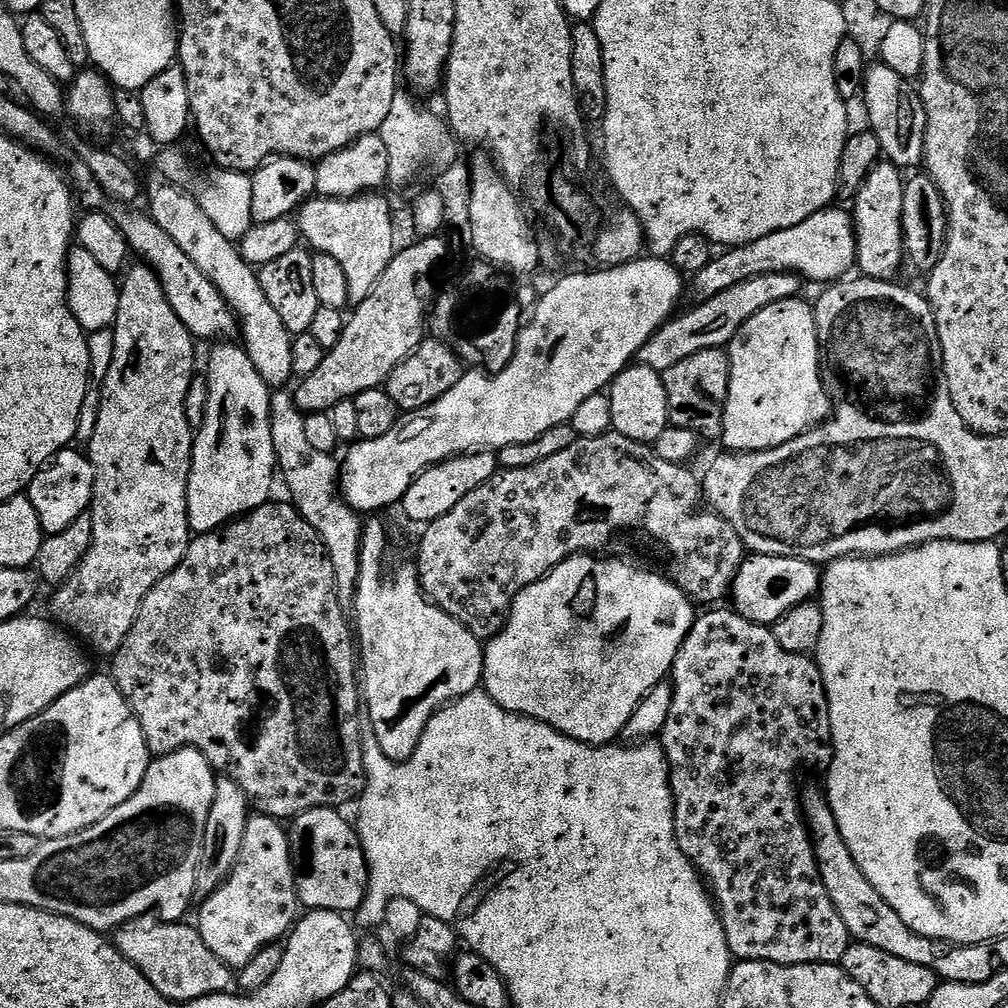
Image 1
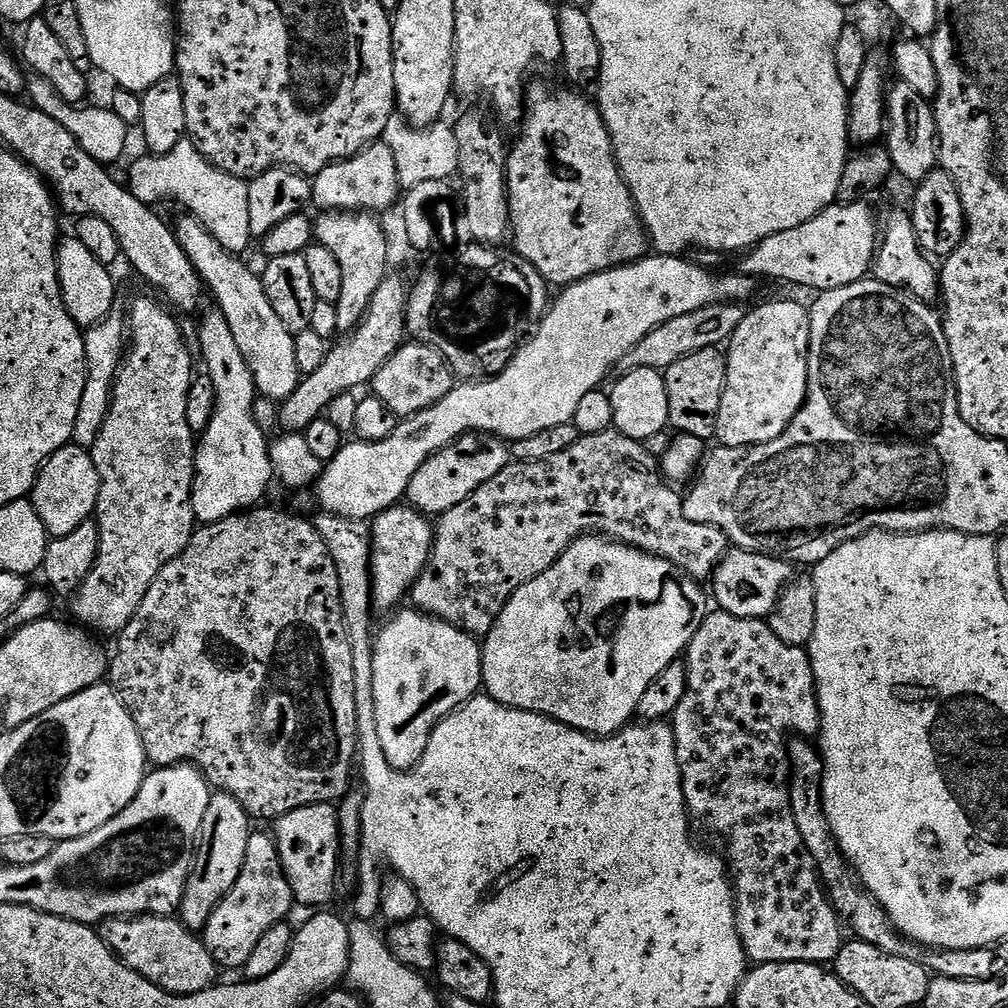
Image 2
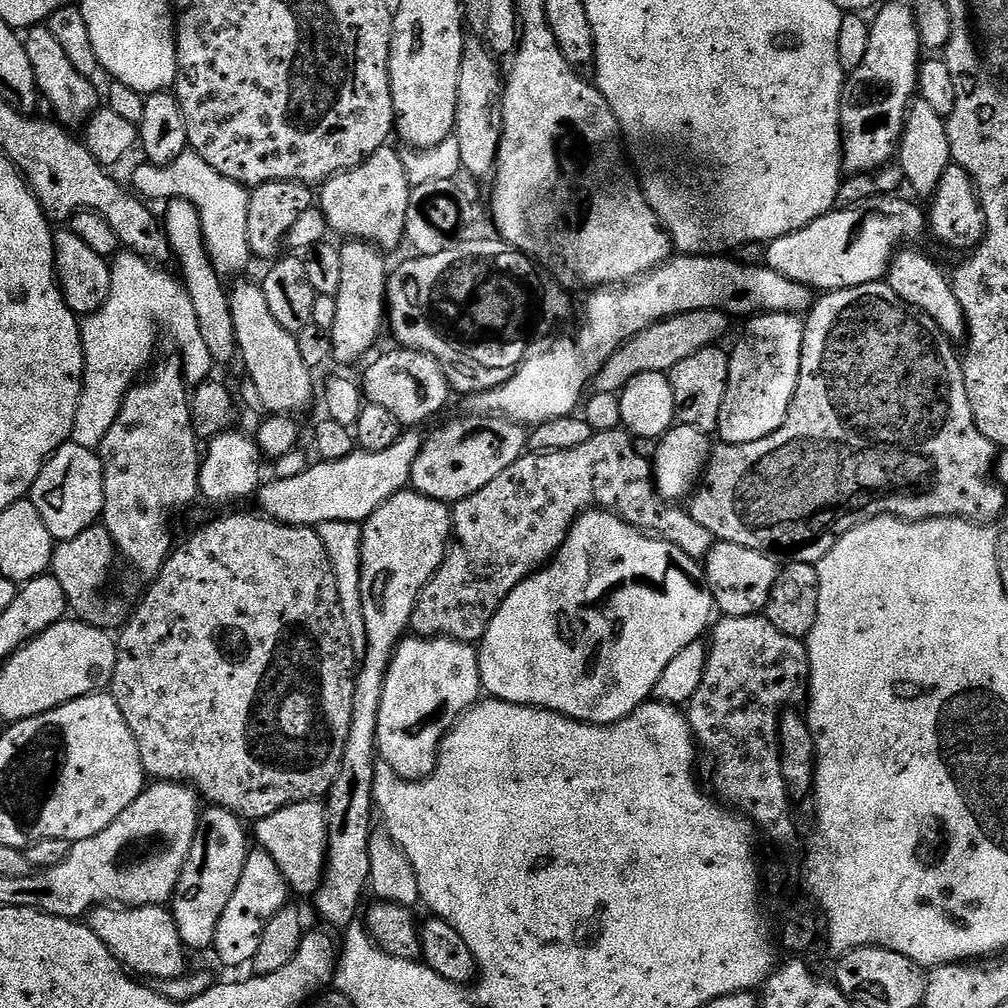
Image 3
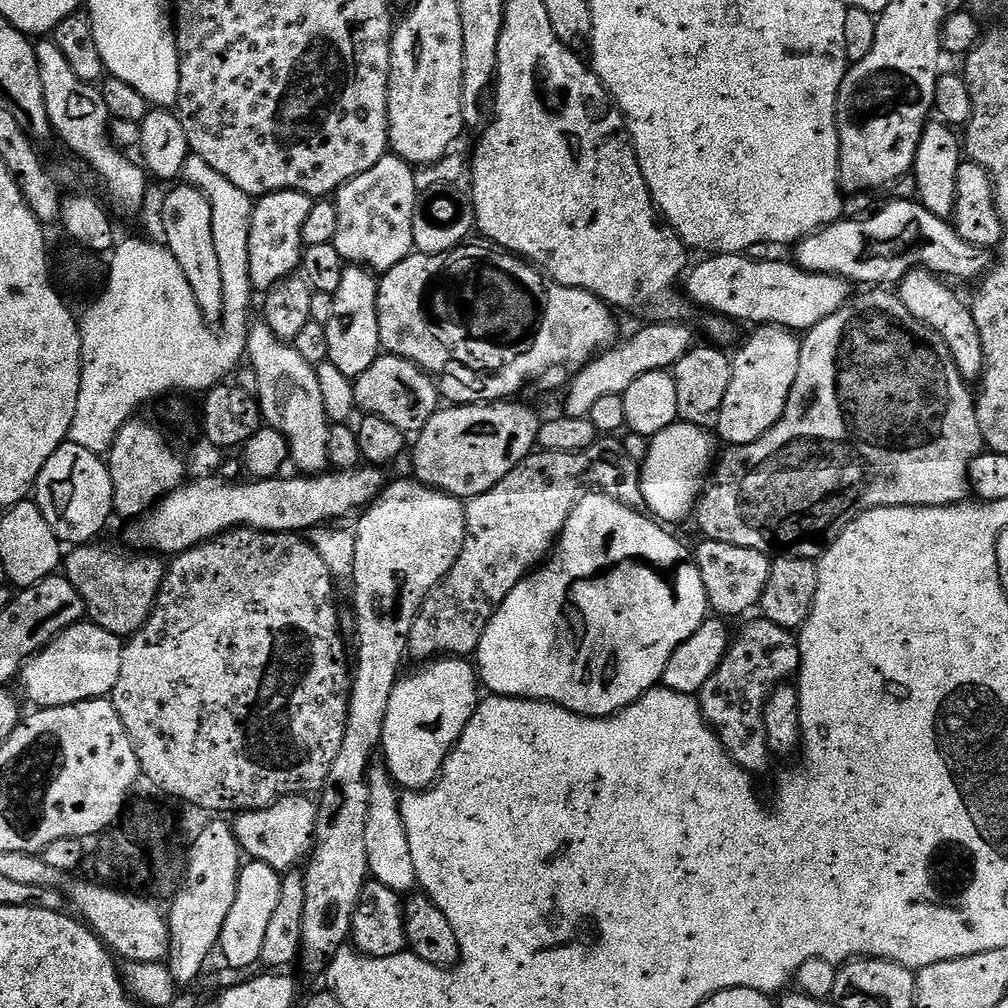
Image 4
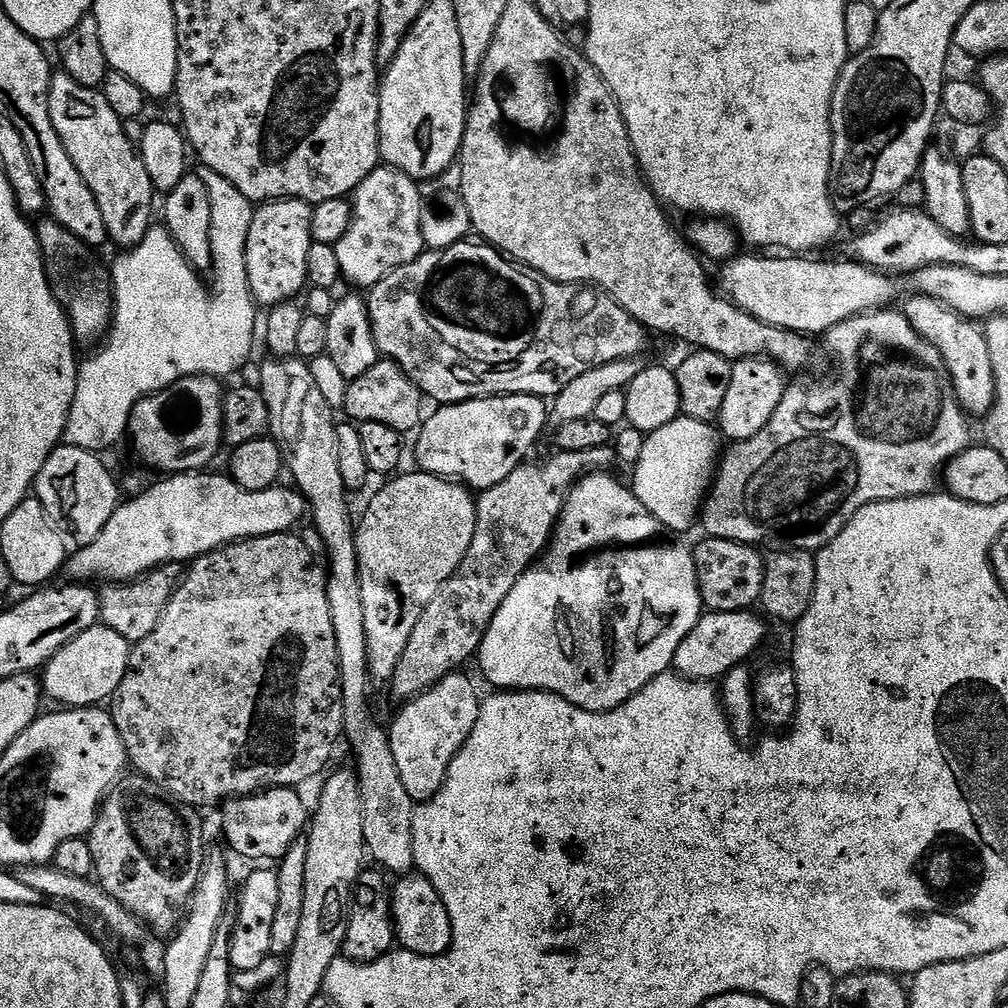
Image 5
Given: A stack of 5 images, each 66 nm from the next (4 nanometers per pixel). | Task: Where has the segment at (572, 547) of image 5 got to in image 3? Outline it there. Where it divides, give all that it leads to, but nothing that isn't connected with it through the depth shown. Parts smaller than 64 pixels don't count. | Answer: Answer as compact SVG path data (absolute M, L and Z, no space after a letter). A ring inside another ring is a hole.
M589 510L577 517L572 529L568 532L566 542L560 551L552 557L550 563L540 571L532 573L514 589L494 614L483 640L478 644L480 657L480 683L489 697L505 700L511 704L521 704L531 708L545 708L551 712L562 714L571 720L583 724L599 724L611 726L619 720L627 718L634 710L649 703L655 693L658 678L662 678L662 670L670 666L671 660L678 655L678 650L686 650L686 646L697 643L700 635L709 631L713 623L714 601L708 585L702 579L702 568L693 557L665 540L652 534L645 534L632 524L625 523L618 516L603 510Z

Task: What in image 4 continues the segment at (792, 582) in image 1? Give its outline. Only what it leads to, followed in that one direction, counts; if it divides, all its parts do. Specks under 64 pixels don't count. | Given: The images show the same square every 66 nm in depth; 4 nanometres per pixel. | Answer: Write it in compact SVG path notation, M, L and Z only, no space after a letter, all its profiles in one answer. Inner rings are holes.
M707 538L701 541L700 545L695 545L694 555L698 570L702 574L702 582L706 586L711 611L721 617L729 618L728 616L740 616L751 608L755 609L766 590L769 557L746 546L730 546L726 542Z

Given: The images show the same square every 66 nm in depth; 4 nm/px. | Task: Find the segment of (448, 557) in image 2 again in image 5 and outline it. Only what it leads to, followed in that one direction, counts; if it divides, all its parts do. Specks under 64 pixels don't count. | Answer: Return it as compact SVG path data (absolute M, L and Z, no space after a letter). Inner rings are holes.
M612 446L585 452L557 451L555 455L545 464L519 464L498 486L479 493L474 542L470 542L470 550L466 550L458 570L438 586L438 594L422 610L422 618L418 618L402 658L398 658L398 670L394 670L390 688L400 702L430 690L442 678L463 669L460 667L479 653L482 638L506 594L514 590L522 573L547 549L578 477L589 470L611 469L611 464L617 463Z

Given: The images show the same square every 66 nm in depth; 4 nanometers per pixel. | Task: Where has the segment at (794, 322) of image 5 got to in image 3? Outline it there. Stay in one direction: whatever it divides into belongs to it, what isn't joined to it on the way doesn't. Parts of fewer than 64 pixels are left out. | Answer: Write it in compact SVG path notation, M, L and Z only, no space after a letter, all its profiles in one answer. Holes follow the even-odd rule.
M680 254L623 286L595 289L584 304L584 317L580 320L576 340L572 336L553 339L553 344L545 352L529 355L505 384L471 397L471 411L499 416L521 426L545 424L556 418L571 416L585 399L584 387L595 381L602 366L626 341L659 320L669 320L682 312L713 308L727 312L732 318L751 318L765 312L804 314L811 309L814 292L807 285L799 284L767 266L755 268L752 264L739 264L728 259L732 258L724 254Z

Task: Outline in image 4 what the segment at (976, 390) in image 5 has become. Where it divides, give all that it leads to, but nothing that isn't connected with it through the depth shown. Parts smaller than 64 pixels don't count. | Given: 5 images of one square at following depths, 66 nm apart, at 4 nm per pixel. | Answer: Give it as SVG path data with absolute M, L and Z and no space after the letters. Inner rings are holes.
M914 268L900 280L898 295L902 306L906 306L906 310L910 310L914 318L933 328L942 338L942 342L946 342L950 358L954 358L954 366L958 366L961 378L965 382L976 382L984 374L982 334L978 330L978 322L974 322L969 301L964 301L951 287L955 288L935 272L929 272L926 268Z

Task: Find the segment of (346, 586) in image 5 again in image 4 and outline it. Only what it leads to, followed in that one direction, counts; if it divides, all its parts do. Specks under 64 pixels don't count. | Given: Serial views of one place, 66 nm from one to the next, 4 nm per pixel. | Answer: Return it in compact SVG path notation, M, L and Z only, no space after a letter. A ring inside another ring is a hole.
M263 322L253 323L248 330L247 359L256 375L256 393L260 402L260 415L267 427L278 430L288 440L288 455L291 463L296 463L295 471L300 474L323 474L329 471L328 462L328 429L330 421L326 406L322 406L322 390L318 386L316 369L298 355L298 350L291 343L280 340ZM372 766L368 770L370 806L366 814L366 858L371 879L382 882L390 890L408 894L417 887L414 858L410 858L410 842L406 842L406 826L400 813L401 793L388 769Z

